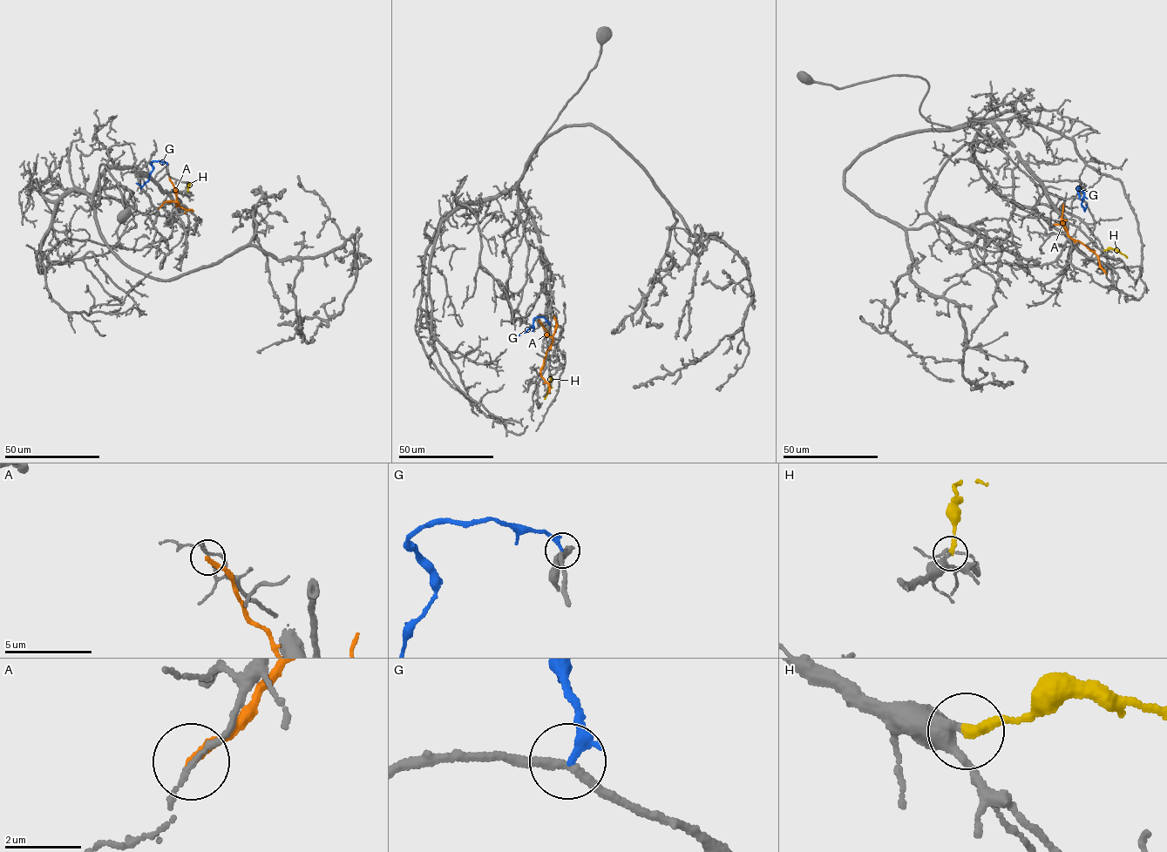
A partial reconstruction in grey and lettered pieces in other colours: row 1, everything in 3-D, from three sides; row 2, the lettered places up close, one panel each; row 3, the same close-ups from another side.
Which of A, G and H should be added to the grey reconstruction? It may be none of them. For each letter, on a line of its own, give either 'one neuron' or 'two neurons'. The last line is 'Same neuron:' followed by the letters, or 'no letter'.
A: two neurons
G: two neurons
H: one neuron
Same neuron: H

